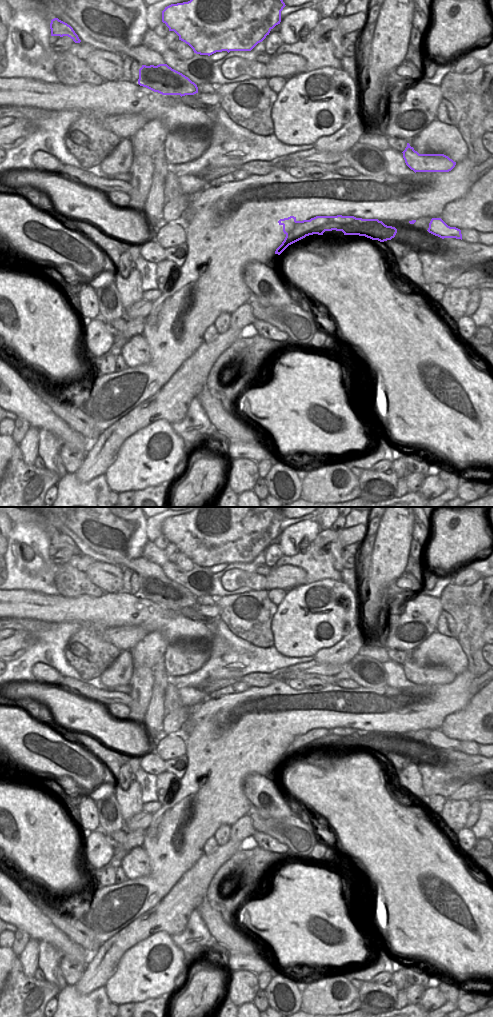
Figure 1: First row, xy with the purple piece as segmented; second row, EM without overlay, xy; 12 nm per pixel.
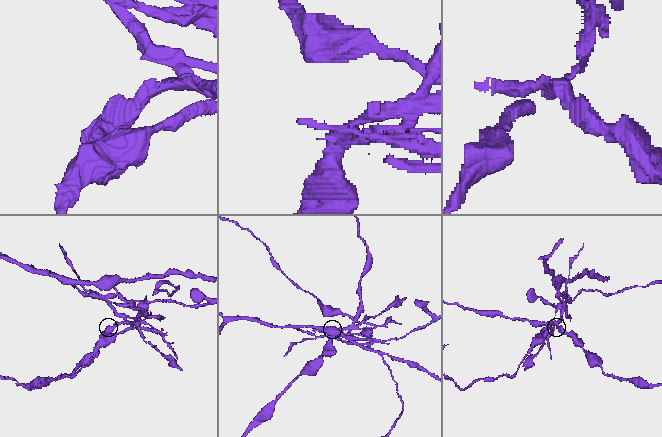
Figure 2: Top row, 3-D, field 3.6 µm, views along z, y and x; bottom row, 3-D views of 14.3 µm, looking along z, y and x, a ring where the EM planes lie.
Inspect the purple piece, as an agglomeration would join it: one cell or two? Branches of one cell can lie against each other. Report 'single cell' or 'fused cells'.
fused cells

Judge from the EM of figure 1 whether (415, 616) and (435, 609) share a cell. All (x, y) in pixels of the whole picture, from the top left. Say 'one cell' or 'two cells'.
one cell

